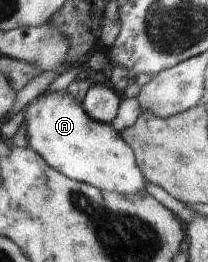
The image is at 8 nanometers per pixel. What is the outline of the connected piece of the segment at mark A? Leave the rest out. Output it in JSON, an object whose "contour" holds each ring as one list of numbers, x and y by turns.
{"contour":[[66,91,38,96,26,107,25,119,29,147,65,177,120,195,145,190,146,182,131,147,110,124,88,117,82,104]]}

